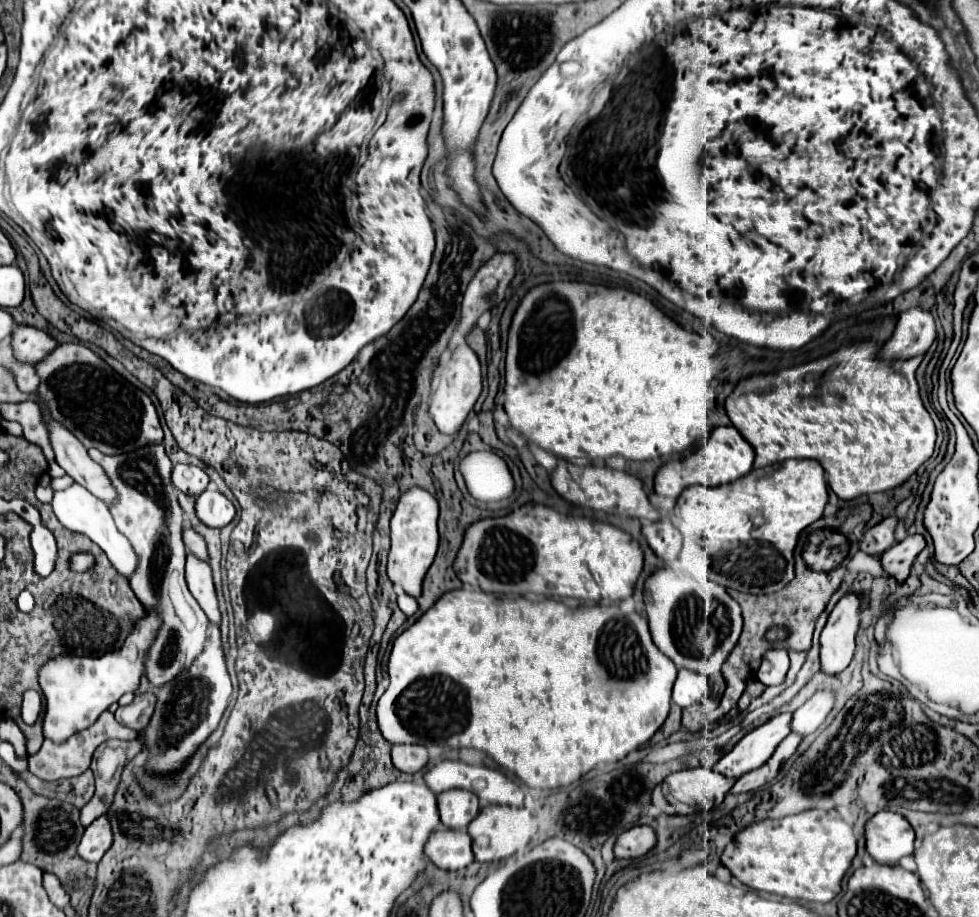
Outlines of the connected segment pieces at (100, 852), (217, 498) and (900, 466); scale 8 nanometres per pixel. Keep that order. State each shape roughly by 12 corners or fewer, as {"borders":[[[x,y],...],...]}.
{"borders":[[[108,815],[86,827],[78,853],[98,863],[114,835]],[[214,487],[196,499],[196,517],[222,529],[236,515],[234,505]],[[874,339],[738,381],[754,467],[816,459],[840,499],[934,453],[914,373]]]}

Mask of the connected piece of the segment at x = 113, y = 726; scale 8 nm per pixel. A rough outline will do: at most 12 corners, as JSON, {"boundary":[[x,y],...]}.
{"boundary":[[104,711],[98,721],[56,745],[48,739],[28,769],[44,781],[76,777],[106,739],[138,733]]}

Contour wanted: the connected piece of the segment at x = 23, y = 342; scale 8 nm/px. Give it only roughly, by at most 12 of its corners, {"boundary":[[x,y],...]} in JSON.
{"boundary":[[16,325],[10,345],[16,359],[38,363],[56,341],[42,329]]}

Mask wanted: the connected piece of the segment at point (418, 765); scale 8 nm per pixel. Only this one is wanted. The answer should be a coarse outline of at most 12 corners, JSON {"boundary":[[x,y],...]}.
{"boundary":[[394,745],[392,761],[404,773],[428,763],[422,745]]}

